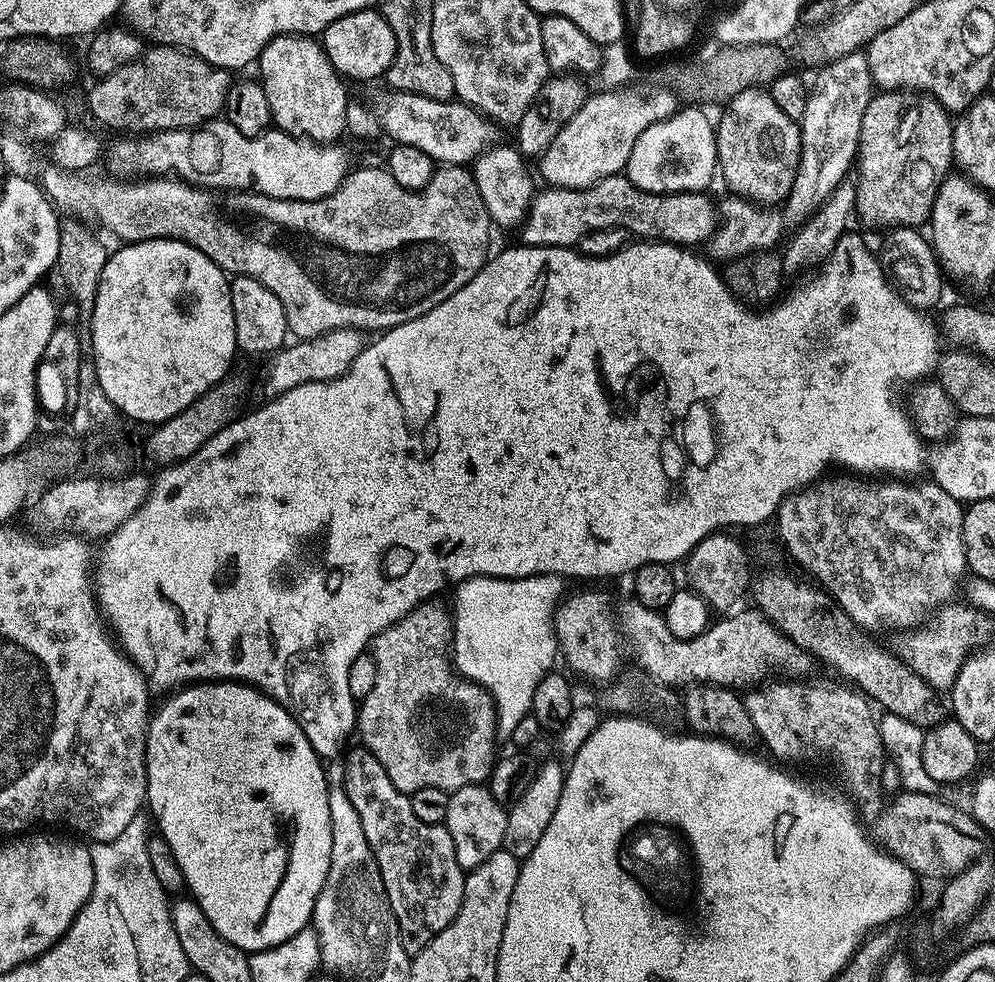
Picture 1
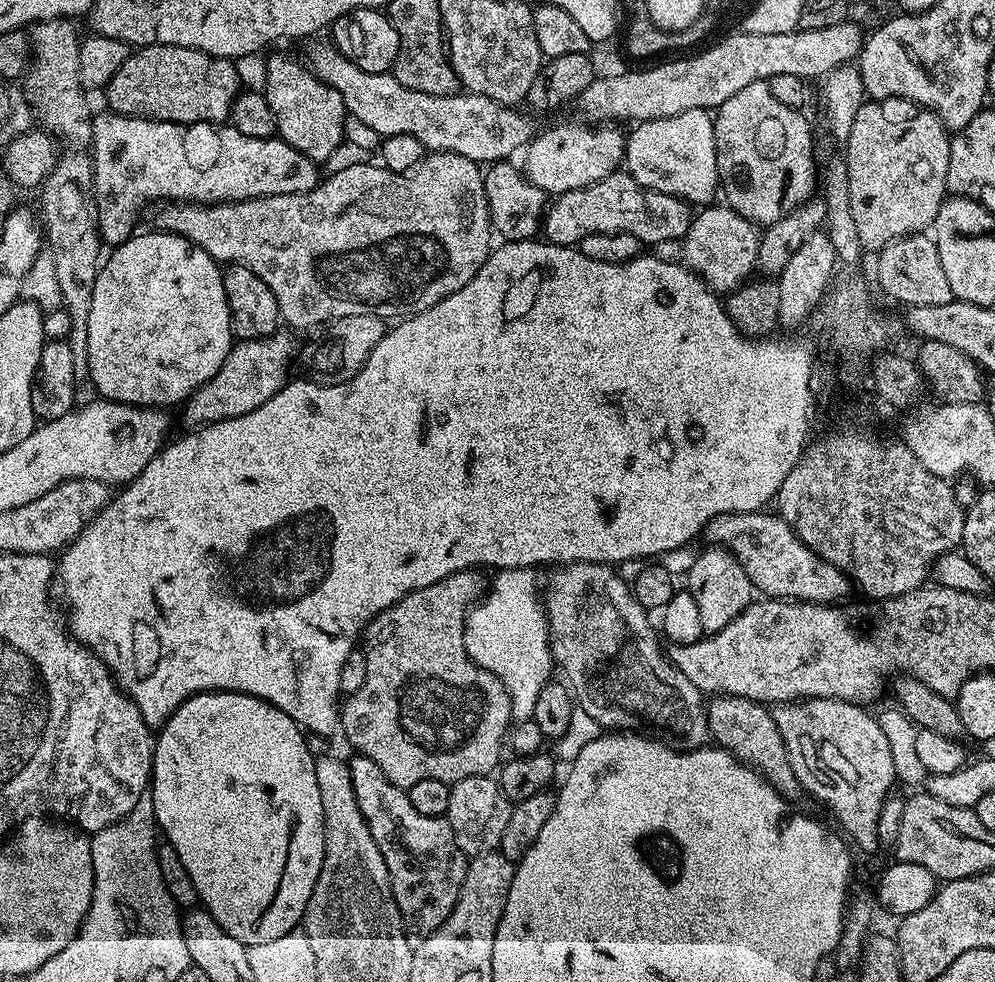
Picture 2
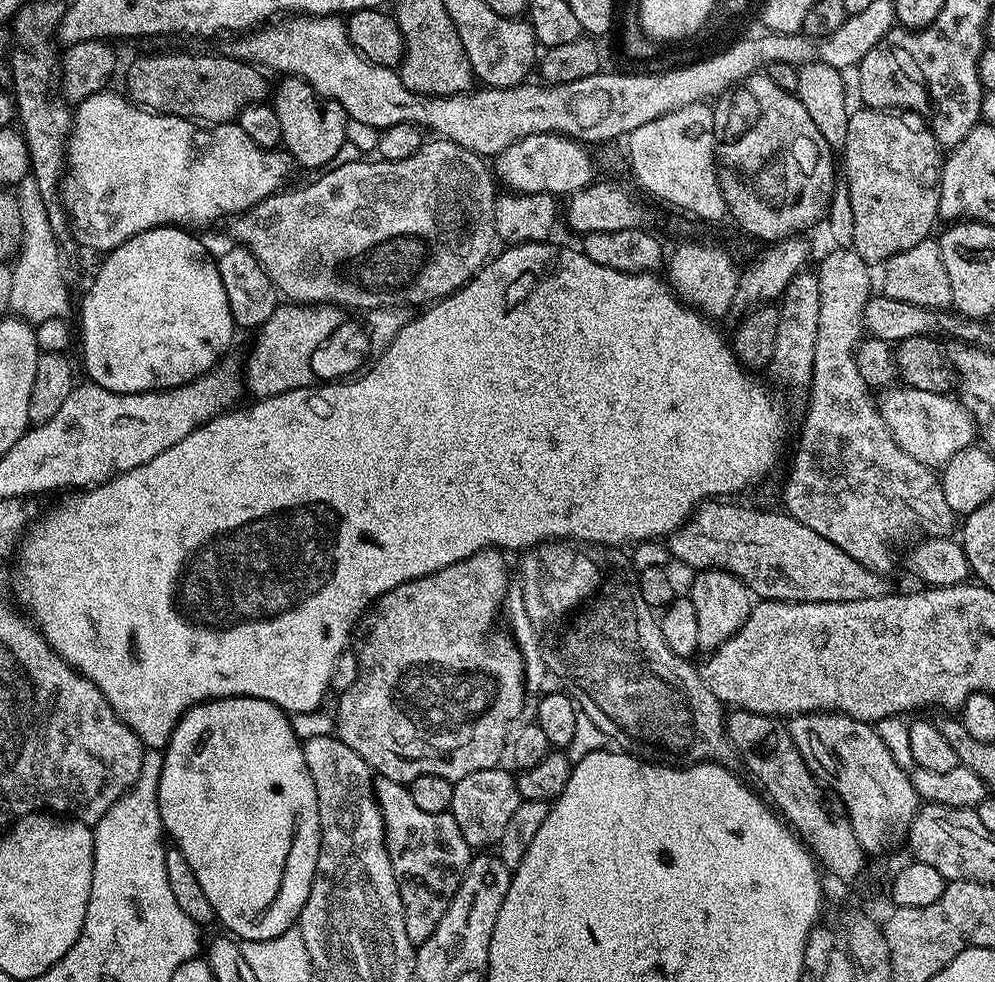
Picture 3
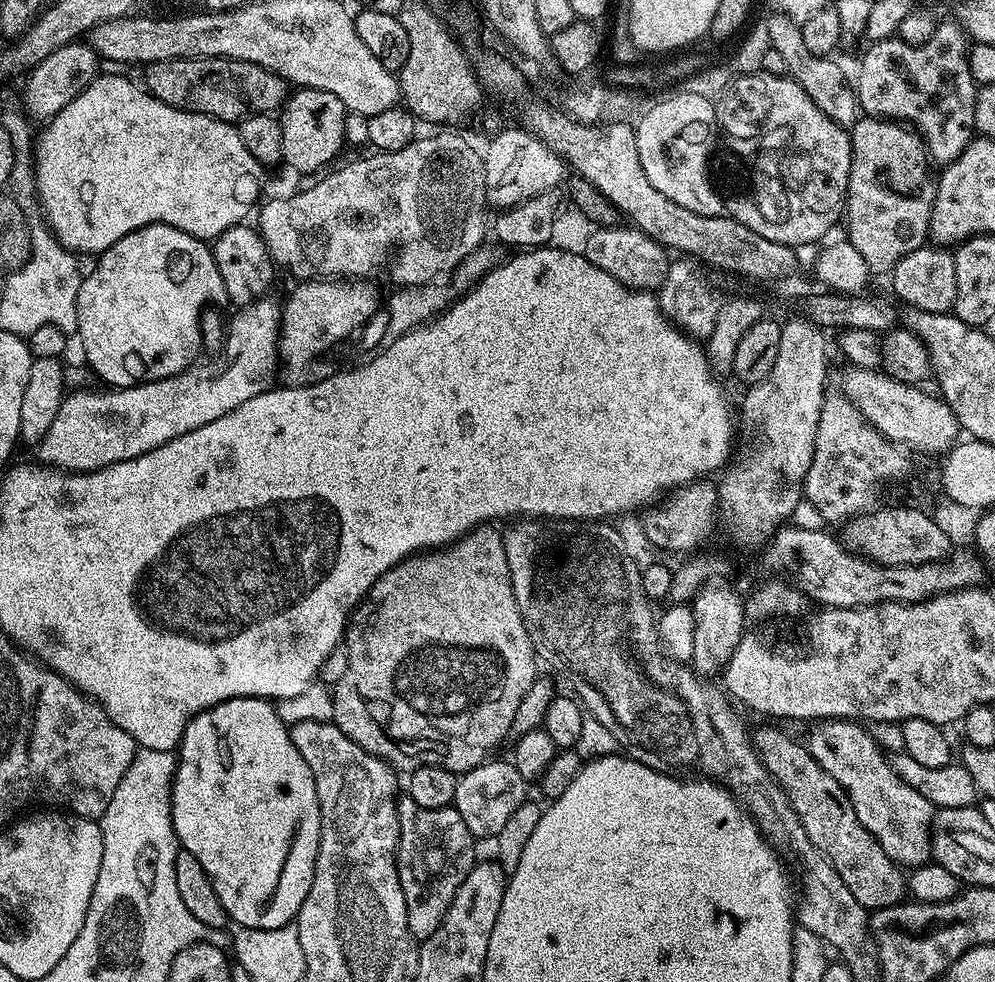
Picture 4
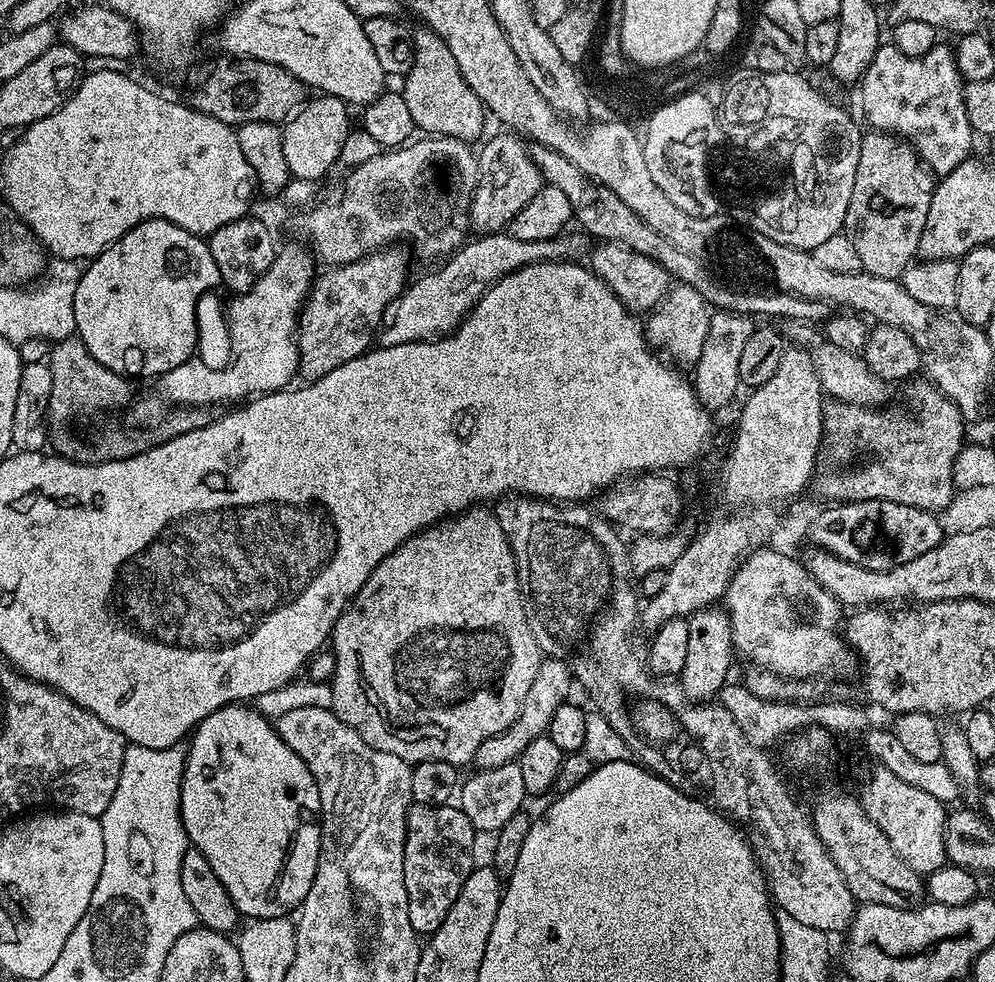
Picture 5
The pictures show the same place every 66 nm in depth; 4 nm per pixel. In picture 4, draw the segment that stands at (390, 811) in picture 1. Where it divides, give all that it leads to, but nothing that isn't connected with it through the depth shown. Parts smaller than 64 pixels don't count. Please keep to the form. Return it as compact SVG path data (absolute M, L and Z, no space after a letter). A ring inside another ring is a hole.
M404 794L399 797L396 813L398 814L396 869L398 882L402 882L402 898L406 898L406 922L412 937L418 942L423 942L434 934L434 930L438 930L438 926L442 926L442 918L446 918L446 910L450 910L450 902L454 902L458 886L462 886L466 874L470 874L472 867L477 864L477 841L470 834L466 822L462 822L462 814L458 814L455 806L426 810Z

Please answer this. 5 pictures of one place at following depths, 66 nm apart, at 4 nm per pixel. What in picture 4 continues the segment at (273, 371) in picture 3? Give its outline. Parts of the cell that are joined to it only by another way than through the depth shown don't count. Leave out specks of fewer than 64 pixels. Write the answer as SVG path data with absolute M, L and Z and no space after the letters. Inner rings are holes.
M343 278L335 280L316 279L313 282L300 282L296 289L288 296L288 302L284 302L280 314L280 343L278 345L278 372L283 383L290 388L304 388L310 383L310 376L304 373L304 368L308 368L323 352L331 350L335 344L340 344L343 340L348 340L372 315L376 312L376 307L381 307L382 296L376 293L376 288L372 282L353 282Z

